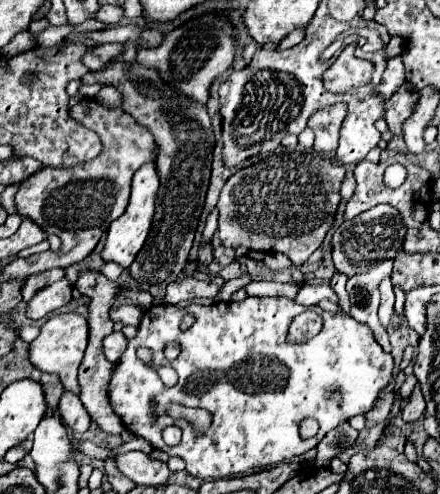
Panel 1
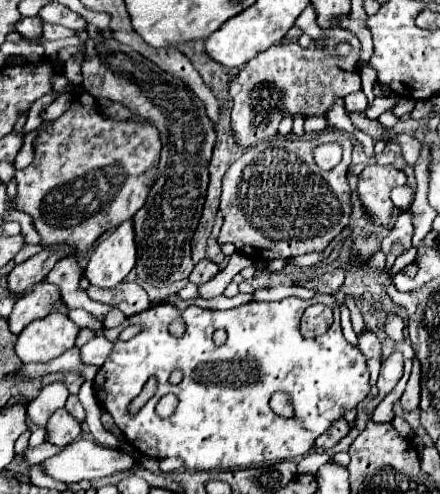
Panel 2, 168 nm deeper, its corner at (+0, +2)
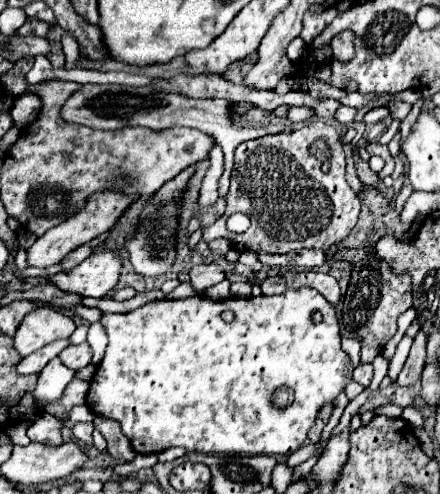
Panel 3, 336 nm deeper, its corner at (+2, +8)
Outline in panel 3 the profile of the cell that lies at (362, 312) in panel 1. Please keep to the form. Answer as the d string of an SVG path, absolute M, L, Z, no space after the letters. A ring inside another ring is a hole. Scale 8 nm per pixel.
M360 364L356 370L354 370L354 376L352 376L358 384L362 384L364 388L370 386L370 380L372 380L372 364Z

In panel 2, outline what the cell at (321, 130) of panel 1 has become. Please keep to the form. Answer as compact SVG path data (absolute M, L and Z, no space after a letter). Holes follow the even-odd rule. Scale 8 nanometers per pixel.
M310 116L310 118L306 118L304 130L306 130L308 136L320 134L320 130L326 130L326 120L322 116Z

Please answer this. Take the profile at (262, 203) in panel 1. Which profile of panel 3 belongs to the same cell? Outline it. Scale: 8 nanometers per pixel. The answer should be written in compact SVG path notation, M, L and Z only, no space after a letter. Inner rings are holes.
M322 120L304 124L292 136L276 134L240 144L226 194L226 212L212 226L202 228L202 240L228 238L236 250L264 250L270 254L288 254L300 248L328 252L348 238L360 214L360 200L344 178L344 166L340 134ZM318 138L324 138L331 150L328 174L320 170L322 162L308 150ZM234 212L244 212L252 220L252 226L244 234L226 230L226 218Z

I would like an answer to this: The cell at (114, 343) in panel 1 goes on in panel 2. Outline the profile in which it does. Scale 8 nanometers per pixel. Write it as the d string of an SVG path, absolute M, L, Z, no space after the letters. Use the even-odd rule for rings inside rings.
M98 334L96 338L92 338L88 344L80 348L82 362L94 366L102 366L106 362L106 356L110 356L110 352L112 352L112 342L104 334Z

